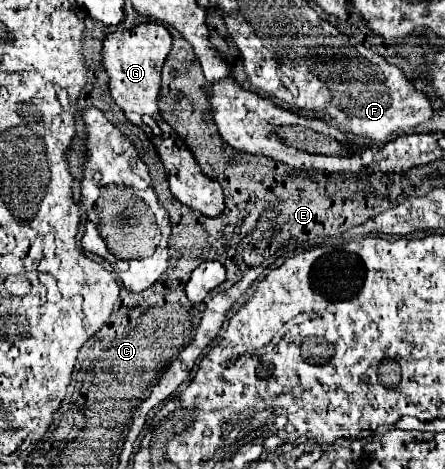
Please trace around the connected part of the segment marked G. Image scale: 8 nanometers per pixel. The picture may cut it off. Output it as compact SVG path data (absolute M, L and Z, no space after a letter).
M141 23L127 31L109 33L103 39L101 65L109 75L111 97L123 109L125 117L137 127L143 125L143 119L141 119L143 115L159 111L157 95L161 85L161 67L169 49L171 49L171 35L159 23Z

